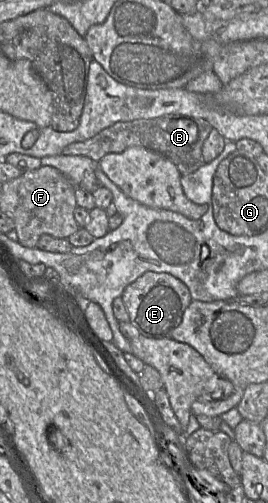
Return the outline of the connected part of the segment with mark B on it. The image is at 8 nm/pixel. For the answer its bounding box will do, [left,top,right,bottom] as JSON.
[62,114,212,176]

